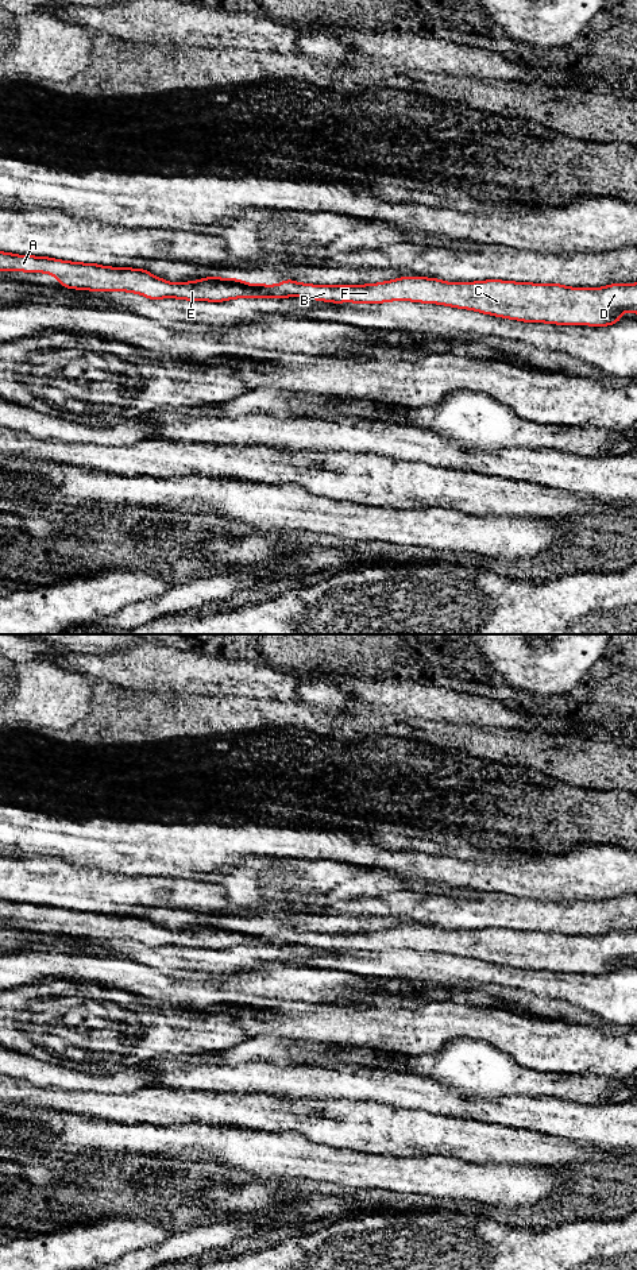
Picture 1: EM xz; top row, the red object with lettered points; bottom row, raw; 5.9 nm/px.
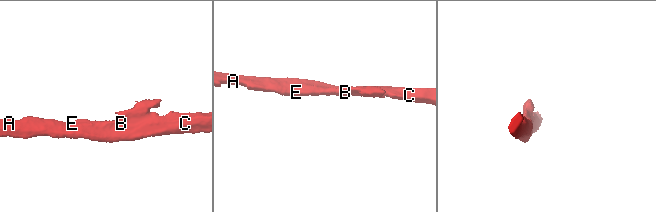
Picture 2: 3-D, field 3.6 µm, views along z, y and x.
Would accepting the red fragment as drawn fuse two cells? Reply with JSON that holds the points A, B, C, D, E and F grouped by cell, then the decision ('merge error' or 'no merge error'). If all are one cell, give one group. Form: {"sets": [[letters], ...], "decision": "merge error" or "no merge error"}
{"sets": [["A", "C", "D", "E", "F"], ["B"]], "decision": "merge error"}

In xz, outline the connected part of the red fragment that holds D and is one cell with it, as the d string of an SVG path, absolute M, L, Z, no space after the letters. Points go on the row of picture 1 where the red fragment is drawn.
M401 277L379 283L341 285L340 301L368 305L413 301L524 323L607 327L625 321L619 312L637 312L637 283L568 287L499 279L444 282L439 278Z

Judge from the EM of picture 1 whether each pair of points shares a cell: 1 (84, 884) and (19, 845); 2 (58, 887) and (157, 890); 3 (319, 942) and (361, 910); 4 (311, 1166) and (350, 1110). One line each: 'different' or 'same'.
1: different
2: same
3: different
4: different

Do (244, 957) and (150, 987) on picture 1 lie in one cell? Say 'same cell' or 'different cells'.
different cells

